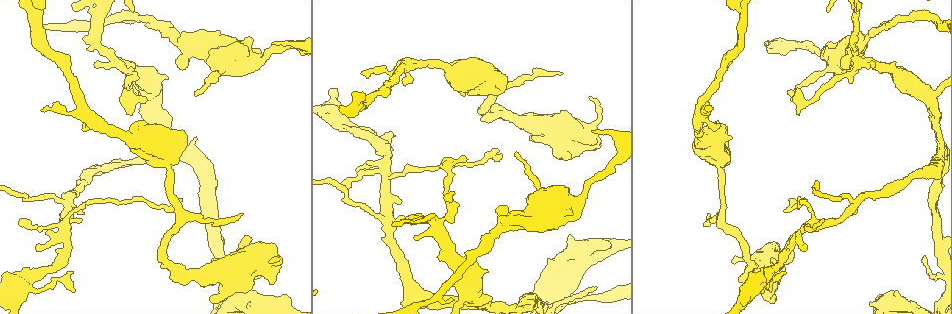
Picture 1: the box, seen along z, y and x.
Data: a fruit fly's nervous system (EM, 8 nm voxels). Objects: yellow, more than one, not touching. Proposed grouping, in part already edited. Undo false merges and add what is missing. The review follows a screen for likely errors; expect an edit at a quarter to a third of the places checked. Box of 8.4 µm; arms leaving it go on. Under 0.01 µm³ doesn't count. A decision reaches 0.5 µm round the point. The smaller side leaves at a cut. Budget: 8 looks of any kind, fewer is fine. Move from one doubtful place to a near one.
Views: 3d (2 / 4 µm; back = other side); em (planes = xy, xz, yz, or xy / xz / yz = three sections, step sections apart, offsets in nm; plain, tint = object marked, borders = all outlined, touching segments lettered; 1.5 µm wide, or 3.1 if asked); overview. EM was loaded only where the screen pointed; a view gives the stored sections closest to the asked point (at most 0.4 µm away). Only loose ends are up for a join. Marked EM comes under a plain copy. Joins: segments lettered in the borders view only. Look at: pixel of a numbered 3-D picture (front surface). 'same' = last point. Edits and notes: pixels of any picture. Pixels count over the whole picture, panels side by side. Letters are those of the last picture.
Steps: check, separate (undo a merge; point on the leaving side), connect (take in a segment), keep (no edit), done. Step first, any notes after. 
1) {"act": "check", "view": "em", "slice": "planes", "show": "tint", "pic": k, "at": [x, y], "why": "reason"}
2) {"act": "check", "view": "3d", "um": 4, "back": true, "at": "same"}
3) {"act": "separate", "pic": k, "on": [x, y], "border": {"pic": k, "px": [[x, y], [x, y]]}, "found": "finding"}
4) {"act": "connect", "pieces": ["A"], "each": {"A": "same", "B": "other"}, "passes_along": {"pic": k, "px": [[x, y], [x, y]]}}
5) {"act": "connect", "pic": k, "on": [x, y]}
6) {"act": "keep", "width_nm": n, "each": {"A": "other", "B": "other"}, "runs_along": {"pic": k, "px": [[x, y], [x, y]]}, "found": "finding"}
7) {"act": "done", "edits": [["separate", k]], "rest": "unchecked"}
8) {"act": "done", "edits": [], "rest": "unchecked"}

{"act": "check", "view": "3d", "um": 4, "pic": 1, "at": [466, 160]}

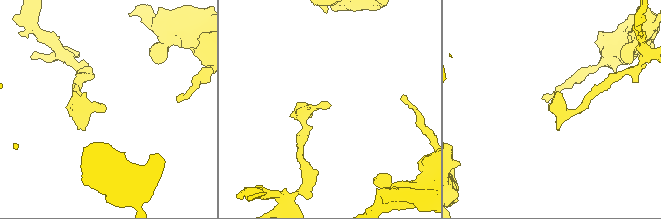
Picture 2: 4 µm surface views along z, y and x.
{"act": "check", "view": "em", "slice": "xz", "step": 8, "show": "tint", "pic": 2, "at": [329, 103], "why": "shape alone is not enough"}

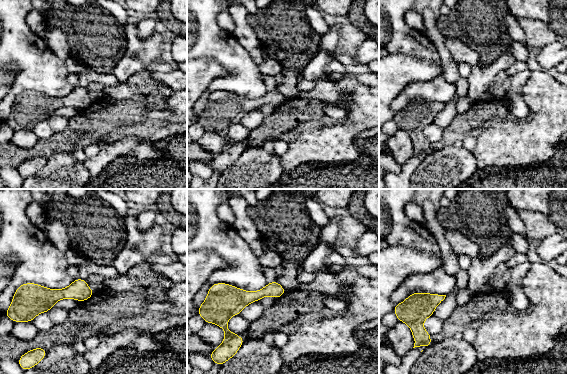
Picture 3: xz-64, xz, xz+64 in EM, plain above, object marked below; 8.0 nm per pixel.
{"act": "check", "view": "em", "slice": "planes", "show": "borders", "at": "same"}

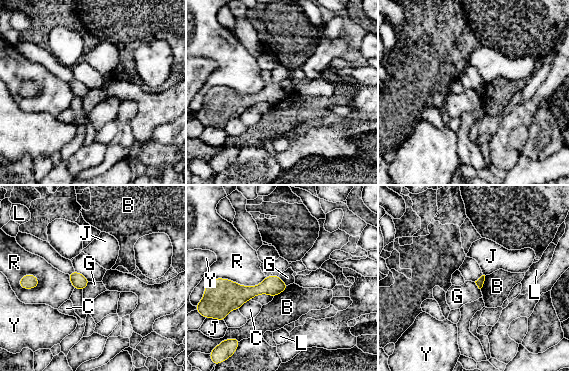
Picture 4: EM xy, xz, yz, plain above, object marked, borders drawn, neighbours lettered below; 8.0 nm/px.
{"act": "keep", "each": {"B": "other", "C": "other", "G": "other", "J": "other", "L": "other", "R": "other", "Y": "other"}, "found": "none of them fits"}

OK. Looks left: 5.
{"act": "check", "view": "3d", "um": 2, "pic": 1, "at": [401, 66], "why": "a narrow waist"}

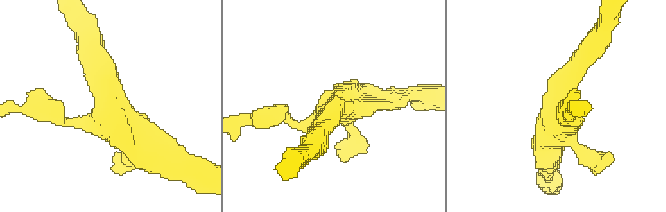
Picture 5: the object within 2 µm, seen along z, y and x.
{"act": "check", "view": "em", "slice": "planes", "show": "borders", "pic": 5, "at": [334, 107]}

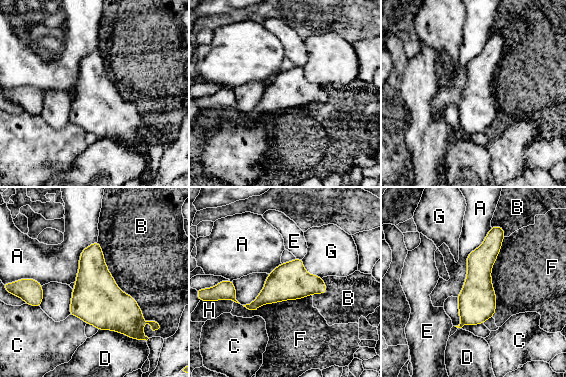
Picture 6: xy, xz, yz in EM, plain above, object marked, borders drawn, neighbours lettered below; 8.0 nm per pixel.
{"act": "keep", "each": {"A": "other", "B": "other", "C": "other", "D": "other", "E": "other", "F": "other", "G": "other", "H": "other"}, "border": {"pic": 6, "px": [[491, 227], [468, 254], [456, 296]]}, "found": "continuous, no second neuron"}

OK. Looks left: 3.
{"act": "check", "view": "3d", "um": 4, "pic": 1, "at": [415, 240], "why": "branch stops here"}

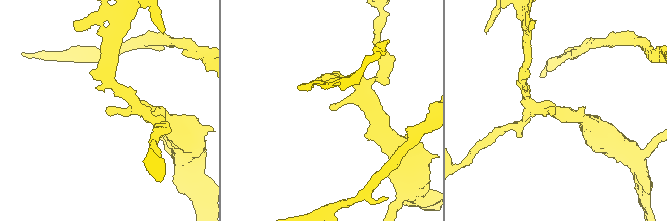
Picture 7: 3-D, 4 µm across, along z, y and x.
{"act": "check", "view": "em", "slice": "planes", "show": "tint", "pic": 7, "at": [332, 109]}

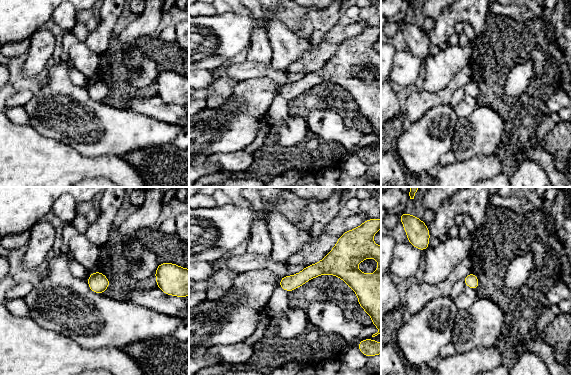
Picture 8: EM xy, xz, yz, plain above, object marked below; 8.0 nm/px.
{"act": "check", "view": "em", "slice": "planes", "show": "borders", "at": "same", "why": "see the neighbours"}

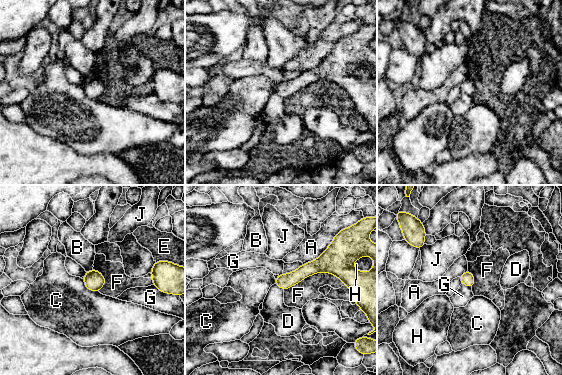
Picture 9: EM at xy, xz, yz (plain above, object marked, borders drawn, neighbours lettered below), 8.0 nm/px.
{"act": "keep", "longest_contact_nm": ["F", 500], "each": {"A": "other", "B": "other", "C": "other", "D": "other", "E": "other", "F": "other", "G": "other", "H": "other", "J": "other"}, "runs_along": {"pic": 9, "px": [[340, 275], [312, 267], [277, 281]]}, "found": "no lettered segment goes on from it"}

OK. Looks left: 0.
{"act": "done", "edits": [], "rest": "unchecked"}

